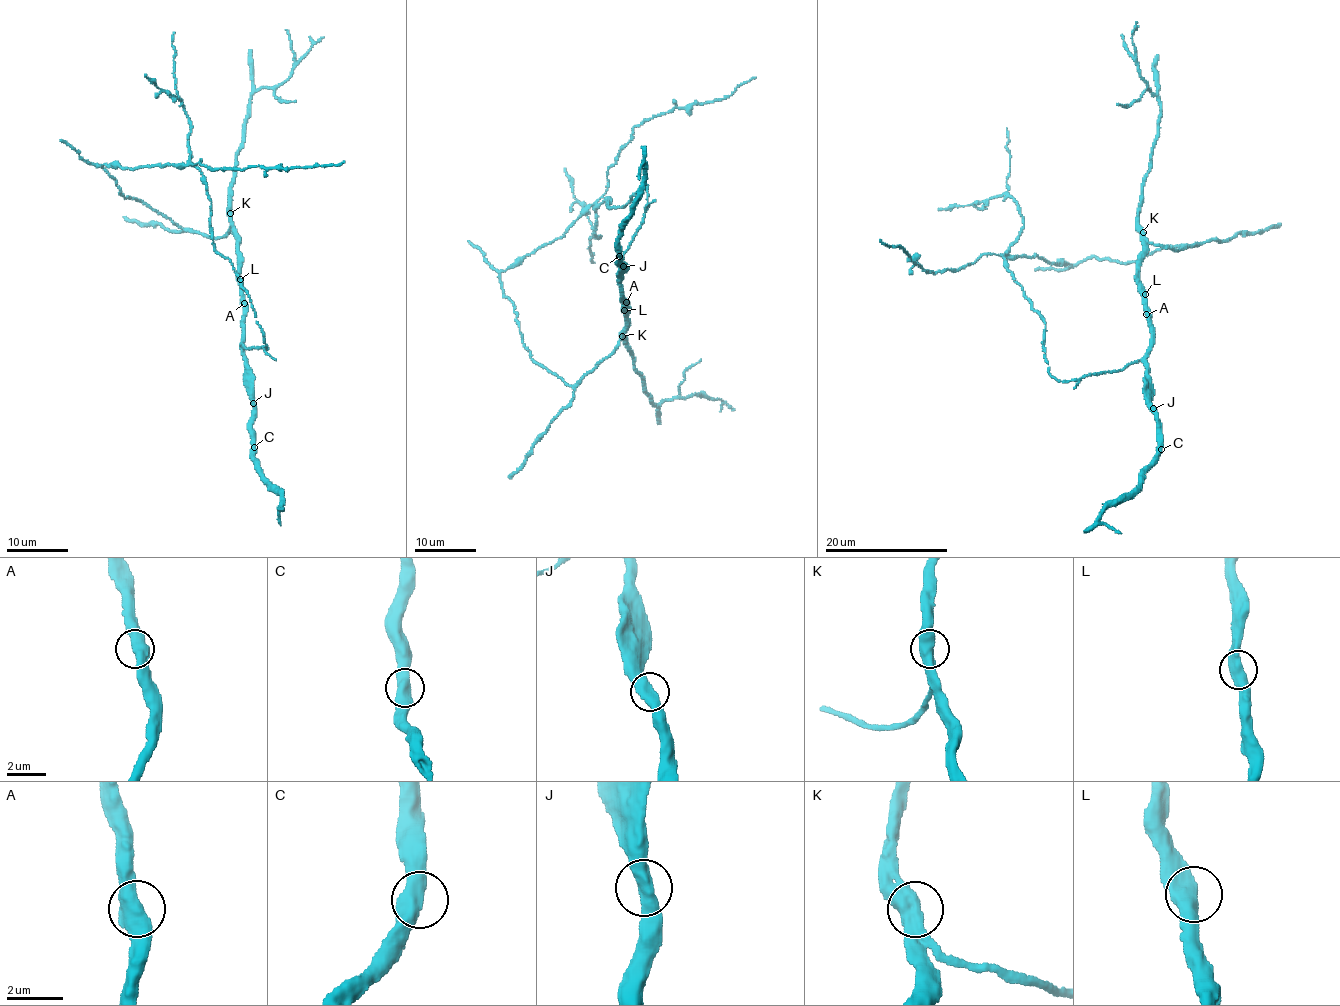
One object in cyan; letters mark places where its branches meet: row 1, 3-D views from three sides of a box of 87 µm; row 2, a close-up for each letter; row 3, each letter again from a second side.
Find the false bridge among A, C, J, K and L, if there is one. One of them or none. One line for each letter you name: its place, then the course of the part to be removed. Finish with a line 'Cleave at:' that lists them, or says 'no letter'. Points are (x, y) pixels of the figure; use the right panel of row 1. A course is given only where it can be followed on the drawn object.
Cleave at: no letter

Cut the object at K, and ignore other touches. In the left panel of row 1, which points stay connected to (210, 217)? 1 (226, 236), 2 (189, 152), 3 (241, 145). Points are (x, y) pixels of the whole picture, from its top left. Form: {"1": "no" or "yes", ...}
{"1": "no", "2": "yes", "3": "yes"}

